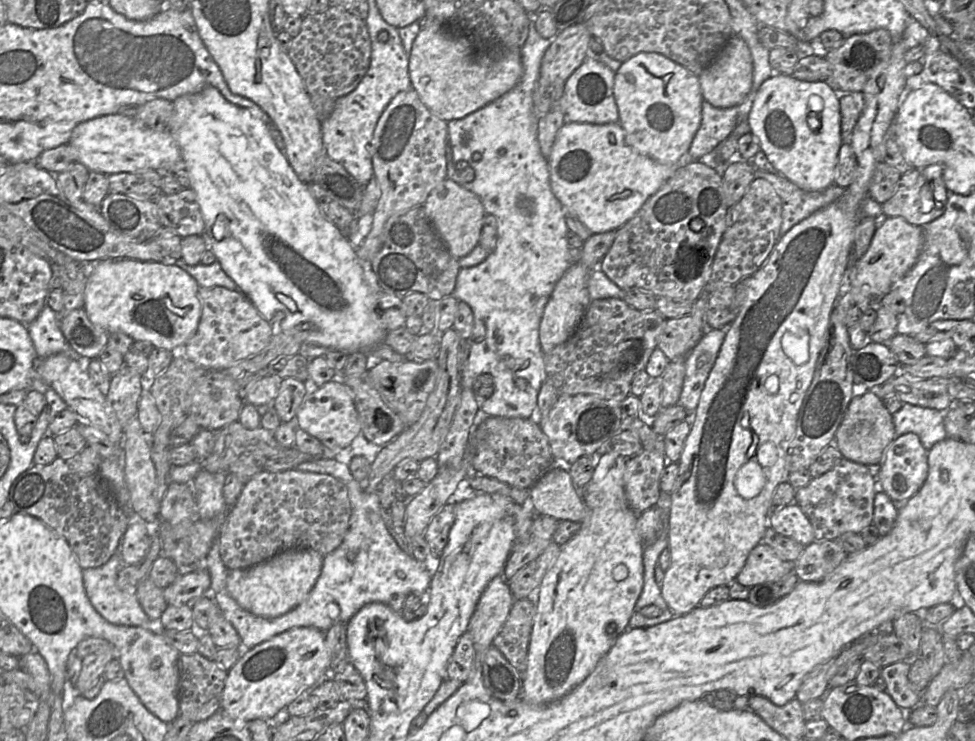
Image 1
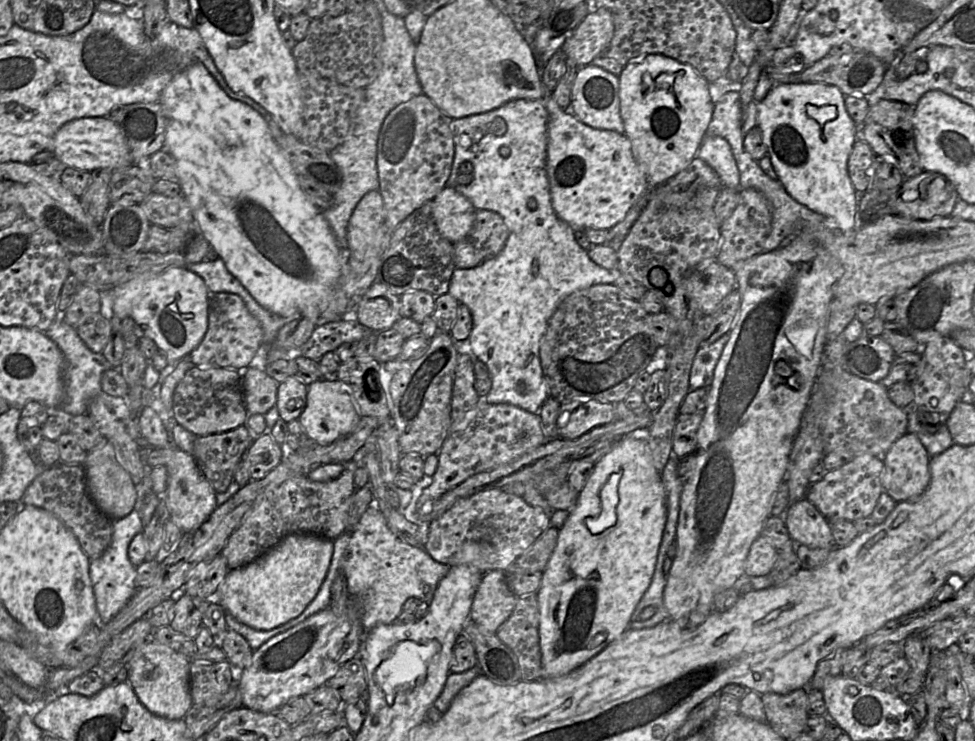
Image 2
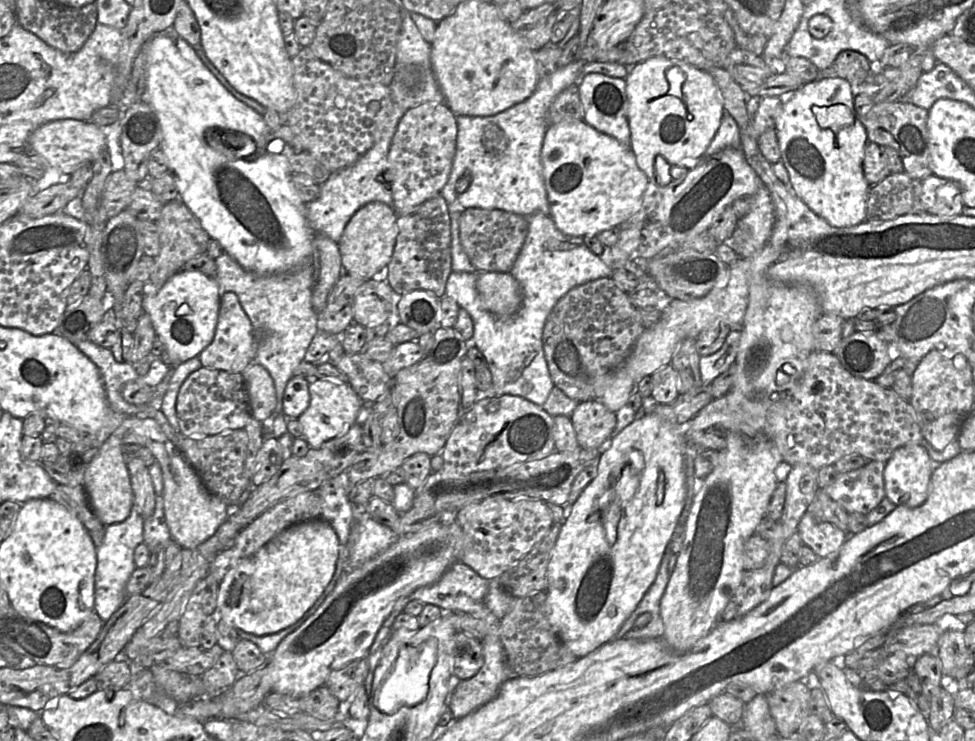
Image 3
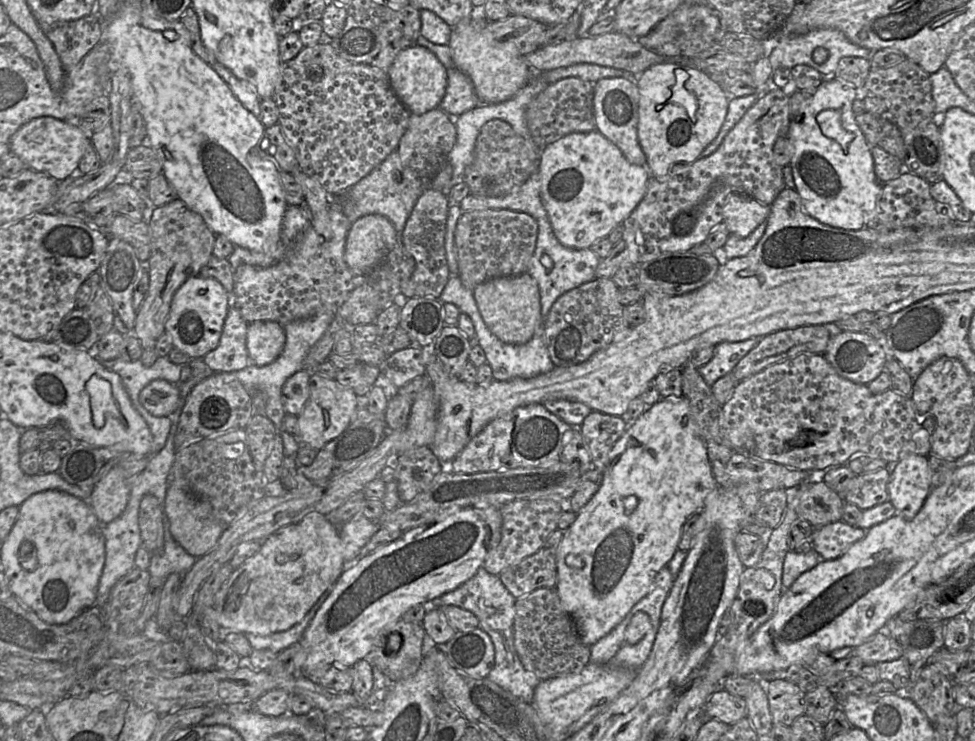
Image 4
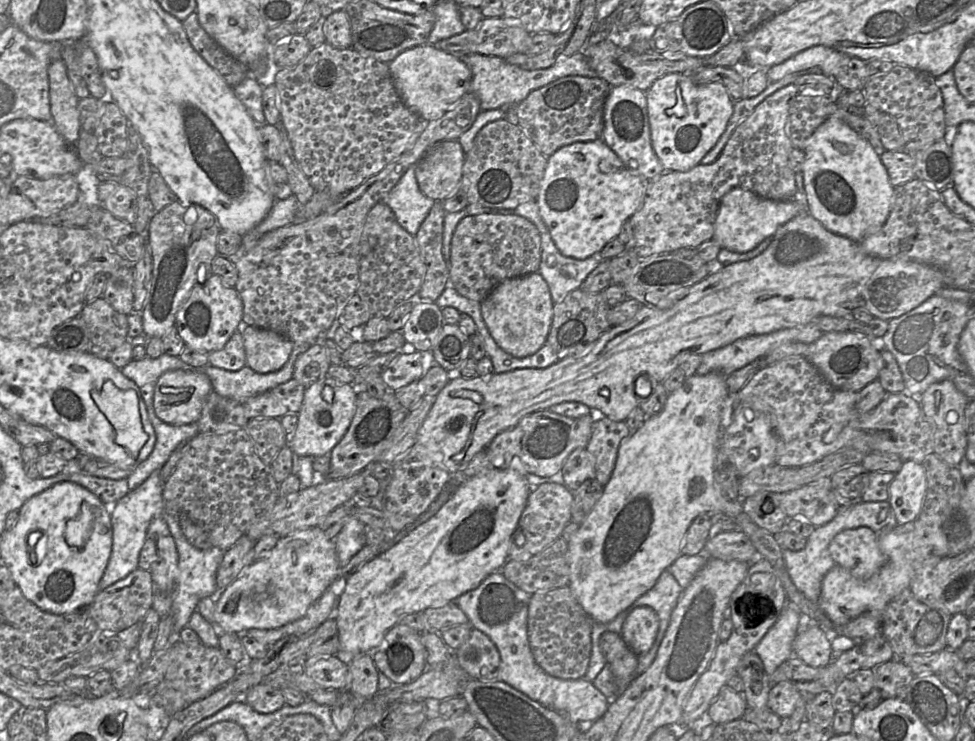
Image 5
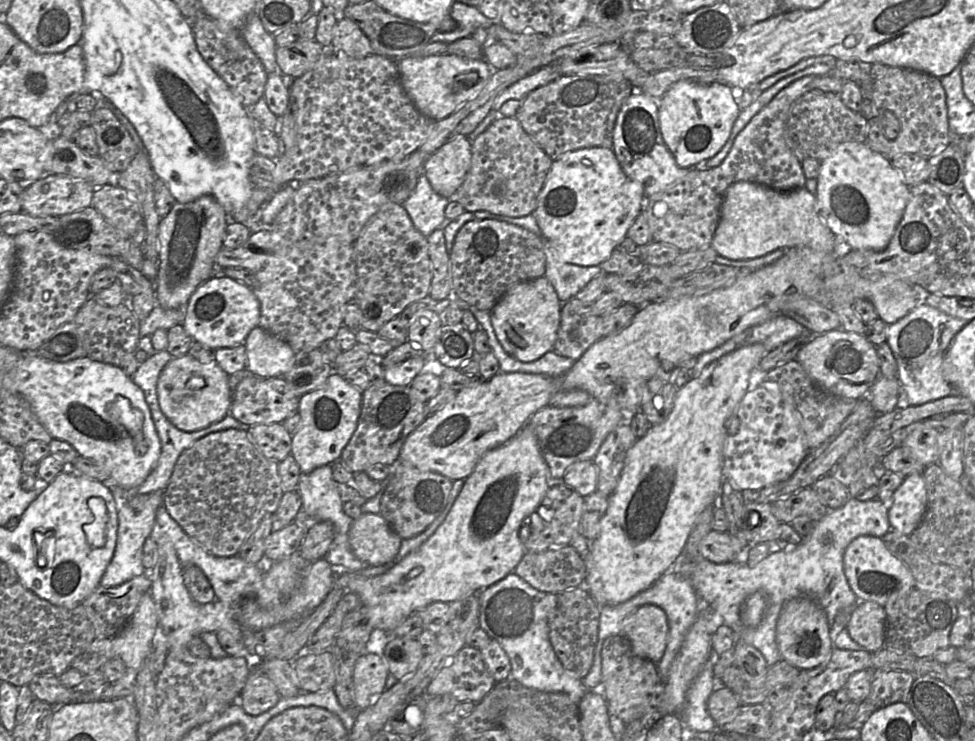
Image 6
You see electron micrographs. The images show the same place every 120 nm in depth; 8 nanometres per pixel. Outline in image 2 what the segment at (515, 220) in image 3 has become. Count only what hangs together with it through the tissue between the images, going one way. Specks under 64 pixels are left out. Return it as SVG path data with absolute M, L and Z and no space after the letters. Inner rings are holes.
M490 210L476 211L474 226L468 239L483 260L498 255L508 236L508 228L498 213Z

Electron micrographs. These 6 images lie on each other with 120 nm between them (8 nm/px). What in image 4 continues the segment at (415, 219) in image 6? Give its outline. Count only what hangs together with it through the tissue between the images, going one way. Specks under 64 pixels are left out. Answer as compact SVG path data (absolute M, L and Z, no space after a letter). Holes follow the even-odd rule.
M396 149L368 175L340 195L337 200L340 201L342 211L351 223L364 215L380 214L388 218L400 234L423 191L420 181L413 175L403 178L401 160ZM397 172L400 173L401 181L394 178Z

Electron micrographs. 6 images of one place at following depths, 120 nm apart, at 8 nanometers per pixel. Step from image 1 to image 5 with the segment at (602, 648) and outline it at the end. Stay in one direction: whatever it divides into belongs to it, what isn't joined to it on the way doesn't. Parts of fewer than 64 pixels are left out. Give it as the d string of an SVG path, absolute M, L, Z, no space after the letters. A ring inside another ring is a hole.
M716 371L686 377L683 385L668 395L661 413L647 417L641 428L622 440L613 472L608 483L603 486L601 498L567 541L567 561L570 568L568 587L594 622L608 623L649 591L661 573L668 570L681 555L686 532L695 517L699 514L722 513L732 517L740 525L739 531L748 536L758 556L770 563L783 585L786 600L797 606L804 624L816 624L831 637L841 635L856 642L870 640L882 634L882 613L875 610L865 611L848 623L835 626L817 602L808 600L794 586L782 557L783 549L774 535L758 527L744 513L741 501L743 499L731 502L721 495L715 479L714 462L723 436L723 407L732 394L726 378L727 375Z

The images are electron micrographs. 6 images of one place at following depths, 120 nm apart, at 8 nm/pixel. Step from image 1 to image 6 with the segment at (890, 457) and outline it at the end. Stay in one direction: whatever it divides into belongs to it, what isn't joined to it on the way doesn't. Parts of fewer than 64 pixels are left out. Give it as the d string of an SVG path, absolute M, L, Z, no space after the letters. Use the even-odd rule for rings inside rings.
M923 473L905 476L888 504L891 529L910 536L922 521L927 508L927 491Z

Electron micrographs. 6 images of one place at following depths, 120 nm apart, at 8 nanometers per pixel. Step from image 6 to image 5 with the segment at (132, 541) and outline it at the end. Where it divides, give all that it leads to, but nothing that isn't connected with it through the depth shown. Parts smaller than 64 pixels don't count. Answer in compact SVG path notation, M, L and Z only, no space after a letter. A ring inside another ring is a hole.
M156 470L141 485L134 490L130 490L123 498L112 505L112 550L99 582L99 590L106 589L138 569L139 554L145 544L149 524L153 519L162 517L164 512L163 487L164 483L160 476L160 470Z

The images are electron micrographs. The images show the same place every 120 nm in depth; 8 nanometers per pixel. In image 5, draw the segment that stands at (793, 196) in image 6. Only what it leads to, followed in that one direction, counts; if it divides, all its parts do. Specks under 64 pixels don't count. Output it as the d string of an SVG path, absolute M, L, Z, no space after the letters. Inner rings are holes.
M736 187L721 200L713 239L721 248L744 253L754 249L765 238L772 237L777 229L801 213L805 207L796 199L776 201L765 199L752 191Z

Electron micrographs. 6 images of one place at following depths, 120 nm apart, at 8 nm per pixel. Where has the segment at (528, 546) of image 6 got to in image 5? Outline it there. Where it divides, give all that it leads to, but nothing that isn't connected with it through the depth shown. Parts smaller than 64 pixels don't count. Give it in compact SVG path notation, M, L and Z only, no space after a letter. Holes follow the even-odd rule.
M542 482L533 487L518 521L518 529L522 530L525 541L522 545L511 541L508 560L528 560L560 538L565 526L571 522L572 502L573 492L562 482Z

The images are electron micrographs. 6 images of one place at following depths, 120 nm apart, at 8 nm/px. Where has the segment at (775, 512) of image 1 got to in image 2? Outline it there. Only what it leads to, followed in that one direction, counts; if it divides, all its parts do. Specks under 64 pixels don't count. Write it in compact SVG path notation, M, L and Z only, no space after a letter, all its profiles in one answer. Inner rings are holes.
M806 498L792 502L782 517L795 544L809 548L834 547L829 522Z

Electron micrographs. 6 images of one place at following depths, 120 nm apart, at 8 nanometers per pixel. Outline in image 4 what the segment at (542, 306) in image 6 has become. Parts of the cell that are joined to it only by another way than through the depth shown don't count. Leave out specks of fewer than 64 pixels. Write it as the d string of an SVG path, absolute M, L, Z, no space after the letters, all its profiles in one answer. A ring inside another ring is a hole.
M529 273L486 280L474 288L473 296L487 328L504 343L527 343L543 321L539 286Z

